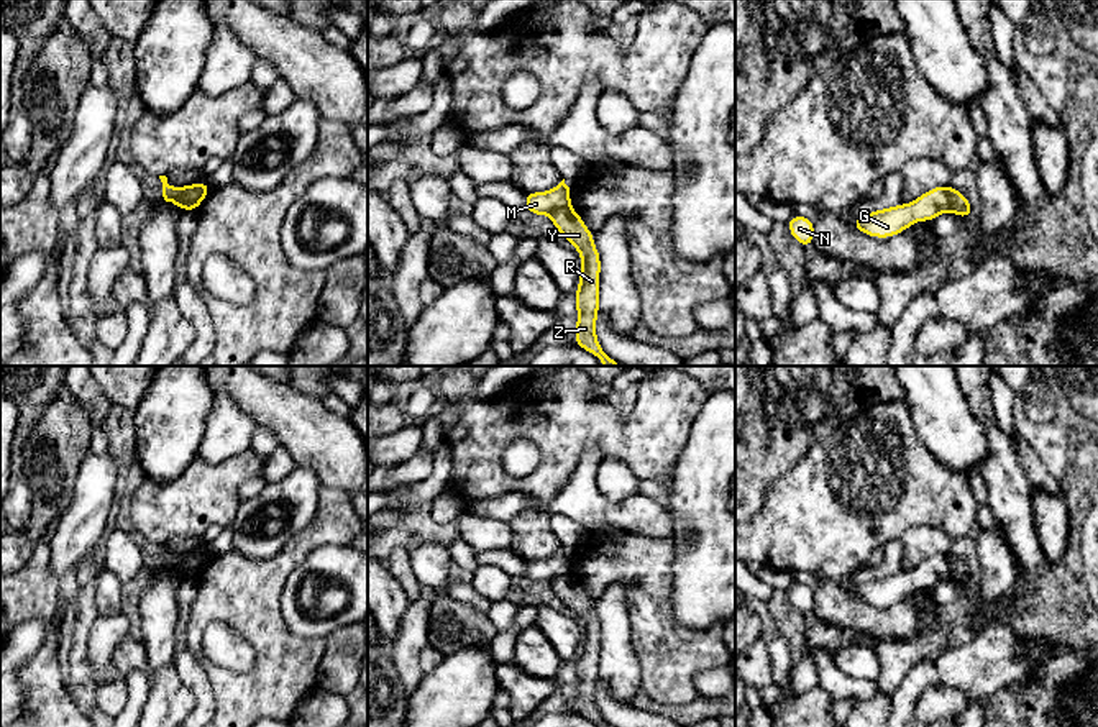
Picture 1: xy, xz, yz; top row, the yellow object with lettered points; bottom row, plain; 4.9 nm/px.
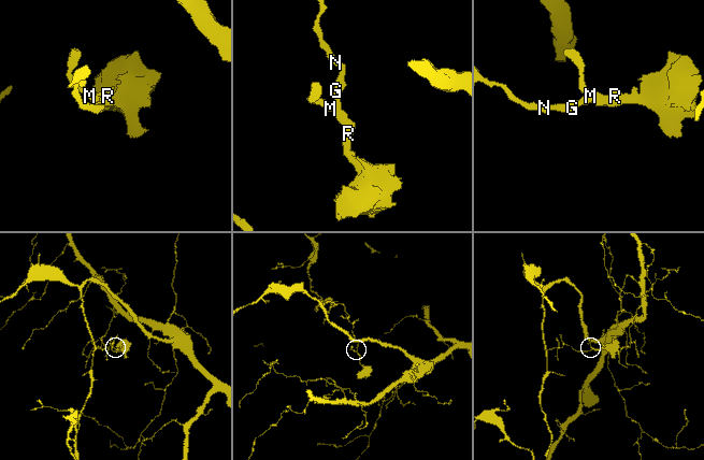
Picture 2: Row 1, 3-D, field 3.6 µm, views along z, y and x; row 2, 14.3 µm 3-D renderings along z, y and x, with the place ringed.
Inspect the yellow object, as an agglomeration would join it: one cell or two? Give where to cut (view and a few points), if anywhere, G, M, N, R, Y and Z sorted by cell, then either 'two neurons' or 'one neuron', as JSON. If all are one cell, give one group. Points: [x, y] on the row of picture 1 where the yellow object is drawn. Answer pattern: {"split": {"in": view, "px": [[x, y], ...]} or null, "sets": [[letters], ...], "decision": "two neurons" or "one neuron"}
{"split": {"in": "xy", "px": [[184, 186], [184, 199], [189, 209]]}, "sets": [["G", "M", "N"], ["R", "Y", "Z"]], "decision": "two neurons"}

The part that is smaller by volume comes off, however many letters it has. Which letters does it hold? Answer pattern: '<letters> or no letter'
R, Y, Z

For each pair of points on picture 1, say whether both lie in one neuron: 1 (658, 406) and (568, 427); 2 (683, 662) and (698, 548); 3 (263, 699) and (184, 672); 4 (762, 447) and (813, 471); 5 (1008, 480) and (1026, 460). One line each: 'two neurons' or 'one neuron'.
1: one neuron
2: two neurons
3: two neurons
4: two neurons
5: two neurons

